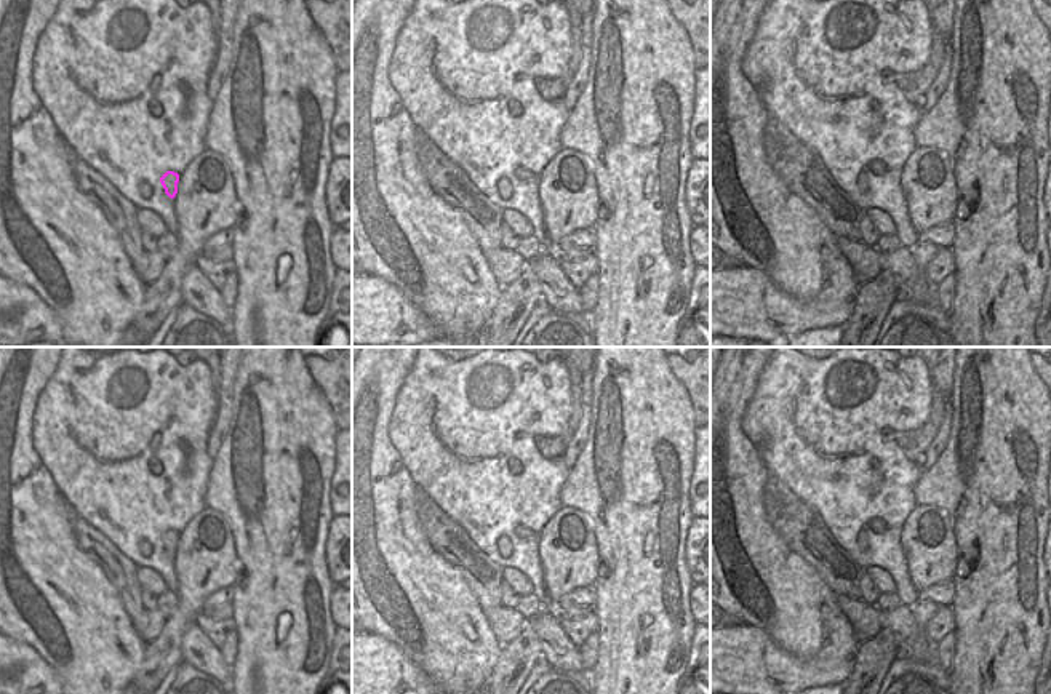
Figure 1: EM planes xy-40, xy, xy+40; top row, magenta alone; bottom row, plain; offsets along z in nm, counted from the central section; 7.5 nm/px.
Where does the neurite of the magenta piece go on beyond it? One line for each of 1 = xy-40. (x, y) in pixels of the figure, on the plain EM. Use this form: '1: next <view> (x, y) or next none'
1: next none

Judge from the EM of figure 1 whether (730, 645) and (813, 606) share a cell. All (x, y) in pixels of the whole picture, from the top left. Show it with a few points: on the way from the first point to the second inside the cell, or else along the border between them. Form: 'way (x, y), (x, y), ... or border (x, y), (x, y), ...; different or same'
border (743, 622), (759, 629), (791, 653); different

